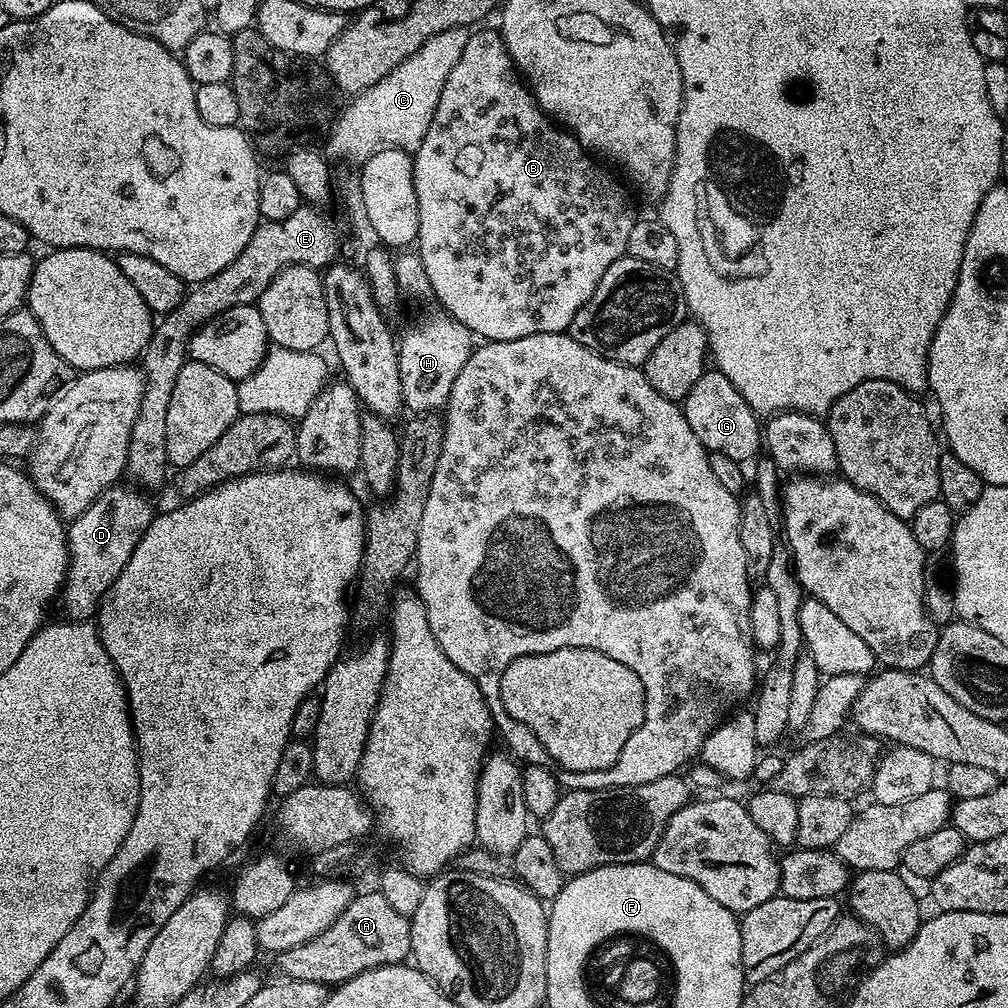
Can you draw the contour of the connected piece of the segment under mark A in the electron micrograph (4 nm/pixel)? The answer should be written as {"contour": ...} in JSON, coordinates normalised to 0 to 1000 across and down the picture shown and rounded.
{"contour":[[[375,883],[350,888],[349,894],[327,920],[319,923],[315,931],[300,935],[288,942],[277,945],[278,960],[287,972],[315,974],[336,978],[363,962],[384,956],[400,956],[409,947],[409,918],[406,910],[395,907]]]}

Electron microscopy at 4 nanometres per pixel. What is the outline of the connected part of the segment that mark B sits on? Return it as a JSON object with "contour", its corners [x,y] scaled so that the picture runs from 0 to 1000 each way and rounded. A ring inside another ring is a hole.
{"contour":[[[473,27],[465,35],[462,47],[458,49],[458,58],[454,58],[450,69],[446,69],[446,77],[442,77],[442,85],[438,85],[438,97],[435,97],[435,105],[431,109],[431,117],[427,117],[423,137],[419,137],[415,149],[409,155],[411,192],[415,192],[412,245],[419,256],[419,264],[423,264],[423,276],[429,285],[429,294],[437,301],[434,303],[466,326],[469,334],[483,339],[522,335],[543,329],[563,330],[569,312],[585,296],[585,292],[589,292],[589,284],[593,284],[597,272],[601,272],[603,265],[622,251],[625,228],[629,228],[633,214],[627,211],[627,202],[618,185],[597,164],[586,159],[588,156],[584,148],[566,131],[549,121],[532,104],[532,98],[509,63],[495,31],[491,27],[480,27]]]}

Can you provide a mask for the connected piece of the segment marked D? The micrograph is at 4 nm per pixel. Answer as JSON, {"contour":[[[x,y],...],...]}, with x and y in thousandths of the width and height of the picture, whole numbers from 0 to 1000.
{"contour":[[[119,483],[106,484],[80,512],[66,521],[67,573],[63,576],[62,596],[72,616],[90,616],[98,607],[105,585],[113,581],[113,573],[121,569],[121,562],[129,558],[133,542],[137,542],[141,530],[151,517],[153,505],[142,492],[144,489],[134,483]]]}

